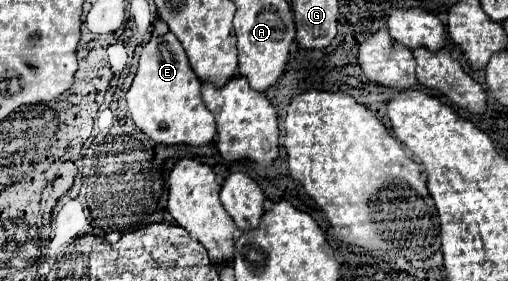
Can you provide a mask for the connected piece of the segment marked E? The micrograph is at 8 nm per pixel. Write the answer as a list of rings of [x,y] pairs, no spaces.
[[[173,32],[151,38],[143,46],[137,74],[127,92],[127,104],[137,128],[159,144],[201,146],[215,136],[215,118],[201,98],[201,82],[189,66],[183,44],[179,44]]]

